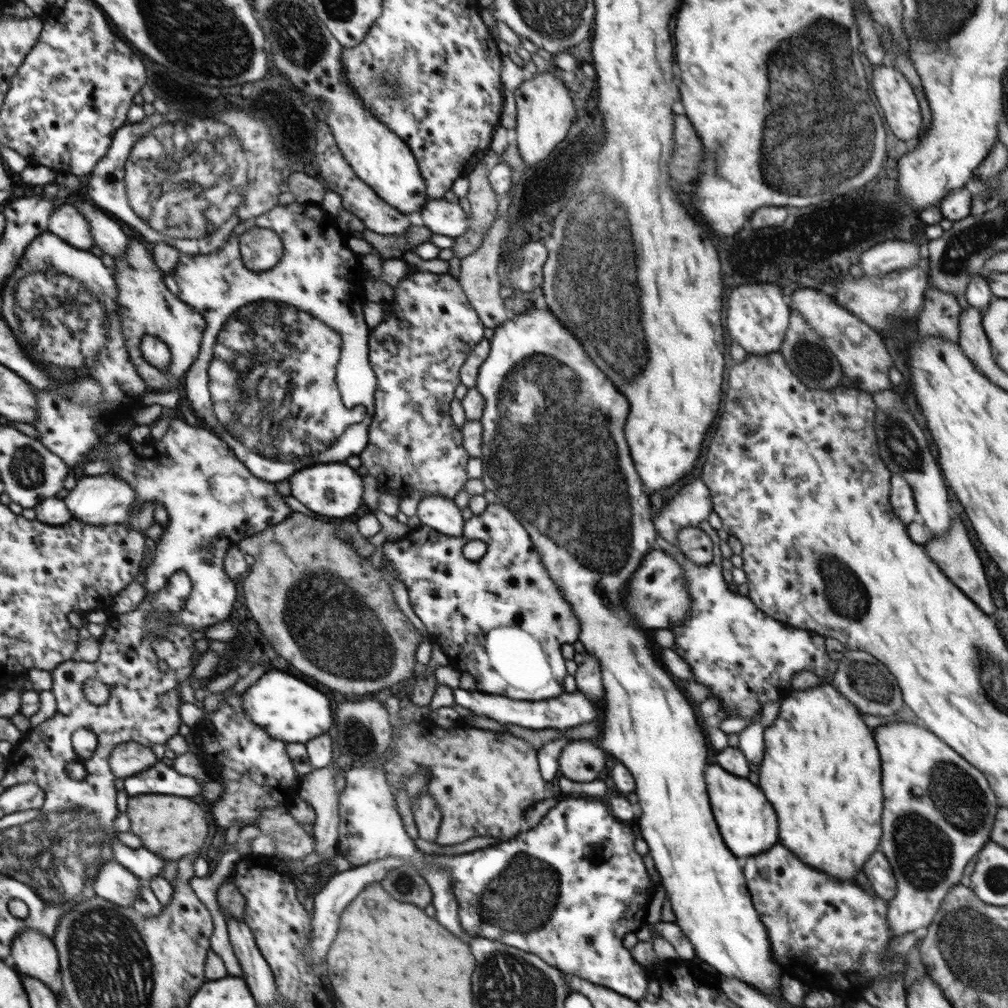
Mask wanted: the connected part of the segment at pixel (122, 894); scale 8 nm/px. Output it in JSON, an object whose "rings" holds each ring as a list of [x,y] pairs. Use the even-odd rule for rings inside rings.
{"rings":[[[114,859],[105,862],[98,869],[98,879],[94,881],[94,895],[116,902],[120,906],[133,906],[141,892],[140,878]]]}

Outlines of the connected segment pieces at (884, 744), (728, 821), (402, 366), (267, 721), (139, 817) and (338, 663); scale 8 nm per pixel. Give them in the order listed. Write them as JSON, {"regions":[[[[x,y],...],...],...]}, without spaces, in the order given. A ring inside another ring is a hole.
{"regions":[[[[894,721],[893,723],[886,723],[876,727],[873,731],[873,737],[875,738],[879,755],[881,758],[881,785],[884,792],[884,814],[882,814],[882,842],[878,844],[880,851],[884,852],[890,866],[894,878],[896,878],[897,893],[888,901],[887,908],[887,923],[891,936],[902,936],[909,932],[914,932],[919,928],[927,928],[933,921],[935,914],[938,912],[942,899],[946,896],[946,893],[962,882],[964,868],[966,864],[974,858],[974,856],[980,853],[980,850],[984,848],[986,842],[991,841],[991,831],[998,813],[1000,803],[997,800],[997,796],[990,788],[987,778],[977,769],[974,768],[962,755],[959,755],[955,750],[952,750],[945,742],[942,742],[941,738],[938,738],[933,732],[930,732],[925,726],[917,725],[913,722]]],[[[708,765],[705,769],[706,786],[708,796],[712,804],[714,818],[718,822],[718,830],[726,842],[726,846],[732,850],[734,856],[750,856],[758,854],[762,850],[768,850],[778,842],[778,822],[776,812],[770,806],[770,802],[764,798],[762,790],[748,782],[746,778],[736,778],[734,774],[726,772],[720,766]]],[[[407,262],[407,269],[404,276],[400,278],[398,284],[393,288],[393,299],[382,303],[383,315],[382,322],[378,326],[372,327],[368,335],[369,362],[372,370],[376,373],[378,380],[376,385],[376,394],[374,394],[375,414],[369,426],[369,437],[366,448],[359,454],[361,463],[364,468],[368,469],[368,475],[372,475],[378,483],[384,488],[389,488],[389,491],[399,498],[408,498],[415,490],[421,490],[424,497],[428,496],[443,496],[453,500],[456,494],[462,490],[466,482],[469,480],[466,472],[468,465],[469,454],[463,445],[463,434],[452,420],[450,415],[450,406],[454,401],[454,391],[461,383],[459,371],[468,354],[478,345],[484,337],[485,326],[480,320],[478,313],[474,307],[469,303],[467,296],[464,294],[463,288],[460,286],[459,280],[449,273],[432,273],[430,271],[420,271],[416,266],[409,267]]],[[[280,670],[260,676],[242,693],[241,701],[243,711],[254,724],[261,726],[270,738],[286,743],[306,744],[324,732],[329,733],[334,722],[333,704],[326,694]]],[[[139,794],[129,797],[125,813],[130,819],[130,830],[142,840],[142,847],[160,855],[164,860],[179,861],[204,846],[208,838],[208,814],[196,802],[173,794]]],[[[294,512],[292,516],[288,516],[285,520],[290,520],[290,522],[274,525],[272,528],[259,532],[248,538],[248,540],[242,540],[240,544],[237,544],[237,546],[240,546],[240,550],[244,550],[244,553],[248,553],[255,558],[255,563],[250,566],[250,569],[245,574],[242,590],[244,590],[246,606],[249,608],[250,613],[252,613],[254,620],[258,623],[263,635],[272,642],[274,650],[282,658],[286,658],[296,670],[304,672],[306,678],[310,678],[310,682],[314,682],[314,686],[326,686],[326,690],[338,690],[338,694],[362,695],[384,691],[390,689],[394,684],[402,682],[405,678],[412,676],[413,664],[416,661],[416,649],[423,637],[400,611],[394,600],[392,589],[390,589],[390,583],[382,577],[381,569],[374,569],[368,557],[361,556],[350,543],[340,539],[338,526],[332,526],[330,523],[322,524],[322,526],[316,528],[316,522],[312,518],[308,518],[304,514],[298,516],[298,512]]]]}

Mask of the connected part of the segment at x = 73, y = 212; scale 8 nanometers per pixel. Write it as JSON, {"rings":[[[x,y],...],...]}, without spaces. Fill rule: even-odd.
{"rings":[[[60,206],[54,210],[54,214],[48,220],[48,231],[58,235],[58,238],[66,238],[66,242],[72,242],[82,250],[96,245],[86,218],[72,206]]]}

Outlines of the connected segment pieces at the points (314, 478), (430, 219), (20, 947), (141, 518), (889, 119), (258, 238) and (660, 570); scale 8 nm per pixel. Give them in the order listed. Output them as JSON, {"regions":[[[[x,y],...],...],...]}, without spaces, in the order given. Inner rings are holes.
{"regions":[[[[318,464],[312,468],[298,470],[288,478],[292,496],[300,500],[308,510],[334,518],[347,518],[351,514],[361,512],[364,509],[362,492],[364,492],[363,478],[356,474],[354,468],[346,464]],[[332,494],[332,498],[328,496]]],[[[428,198],[419,212],[424,221],[423,226],[429,228],[433,234],[455,239],[462,236],[470,226],[470,219],[458,201]]],[[[25,928],[15,937],[10,963],[21,971],[21,974],[37,978],[50,987],[54,994],[64,994],[60,964],[53,939],[46,935]]],[[[112,473],[102,475],[91,475],[83,476],[78,478],[76,486],[72,489],[72,492],[68,494],[63,501],[66,503],[68,510],[74,519],[81,520],[86,524],[92,526],[108,526],[110,524],[125,524],[127,528],[134,530],[141,530],[144,534],[145,530],[148,530],[156,521],[154,520],[154,510],[156,504],[150,500],[138,500],[137,493],[134,492],[130,487],[130,484],[122,479],[113,476]]],[[[882,64],[873,67],[872,86],[886,124],[896,138],[910,144],[919,138],[923,128],[922,113],[913,86],[892,66]]],[[[252,227],[239,240],[242,263],[251,271],[260,272],[283,256],[283,242],[270,229]]],[[[653,548],[643,557],[641,566],[636,569],[629,584],[629,592],[625,592],[624,606],[633,614],[637,623],[645,629],[674,628],[683,624],[689,616],[688,609],[692,605],[692,597],[687,589],[685,570],[671,554],[660,548]]]]}

